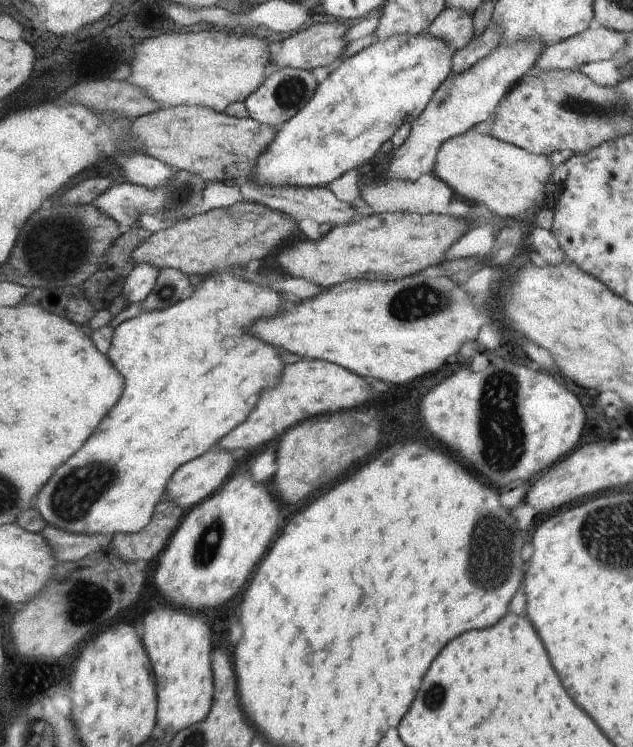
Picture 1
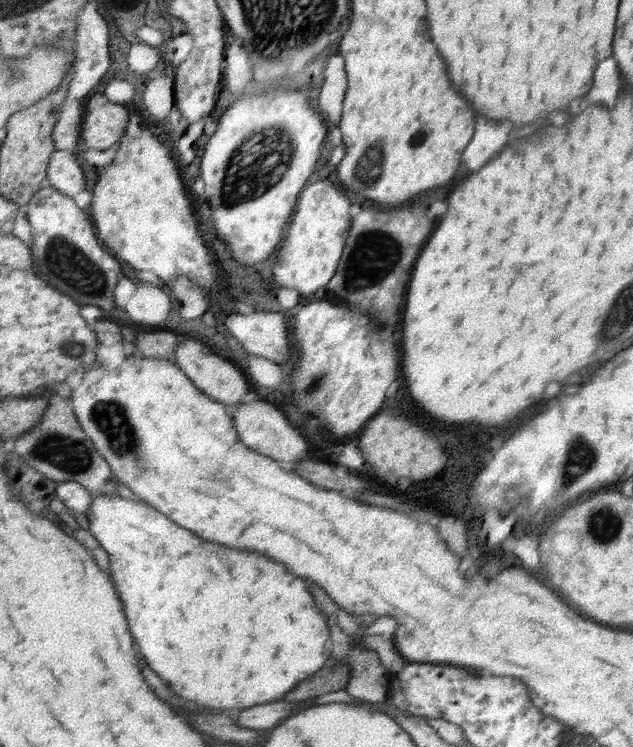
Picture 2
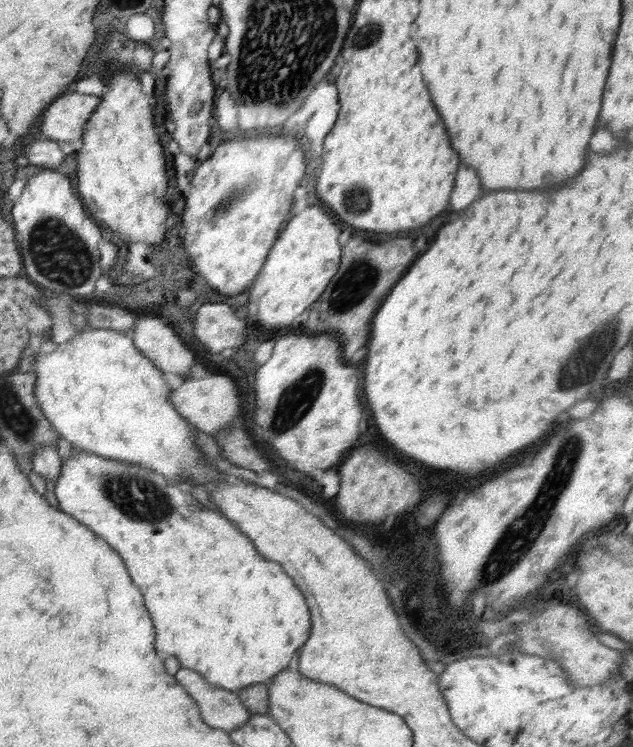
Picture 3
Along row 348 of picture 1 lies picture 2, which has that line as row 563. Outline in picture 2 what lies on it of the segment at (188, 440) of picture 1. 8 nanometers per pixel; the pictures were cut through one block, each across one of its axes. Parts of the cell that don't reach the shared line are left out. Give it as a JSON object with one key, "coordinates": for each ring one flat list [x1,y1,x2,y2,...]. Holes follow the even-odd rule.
{"coordinates":[[98,493,91,495,92,500,87,512,90,522,89,531,107,552,109,558,109,570,119,599,123,603,123,609,127,618,128,628,131,630,133,642,141,651,145,659,145,665,164,679,173,691,186,701,196,702,200,707,221,708,227,713,236,713,242,709,250,708,257,704,266,704,279,700,282,695,291,691,303,680,311,677,317,670,326,666,331,656,329,654,330,634,326,615,314,604,312,594,307,589,304,580,287,571,287,568,270,557,263,554,227,547,220,543,213,543,197,536,195,532,176,525,171,518,150,506,140,498,124,499,120,495,107,495]]}

